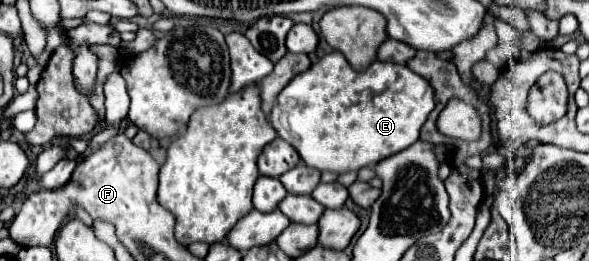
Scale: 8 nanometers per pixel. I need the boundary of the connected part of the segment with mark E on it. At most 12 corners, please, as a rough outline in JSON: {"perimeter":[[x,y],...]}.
{"perimeter":[[325,54],[277,96],[277,134],[319,172],[413,142],[435,108],[407,66]]}

